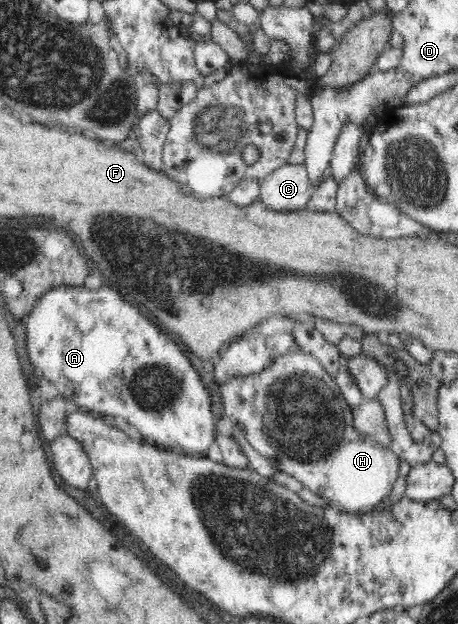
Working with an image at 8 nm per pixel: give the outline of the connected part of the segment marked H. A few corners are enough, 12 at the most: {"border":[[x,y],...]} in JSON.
{"border":[[296,349],[220,385],[261,456],[330,507],[373,510],[400,459]]}

